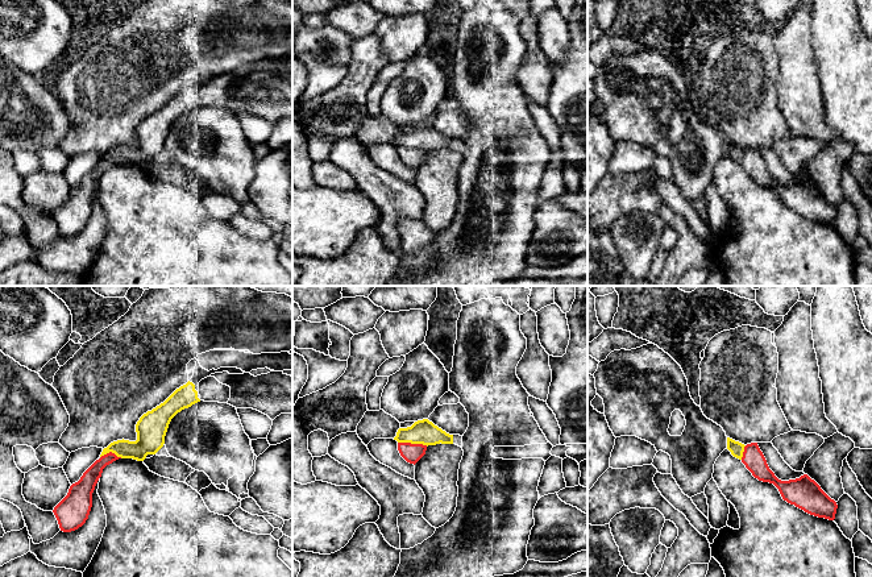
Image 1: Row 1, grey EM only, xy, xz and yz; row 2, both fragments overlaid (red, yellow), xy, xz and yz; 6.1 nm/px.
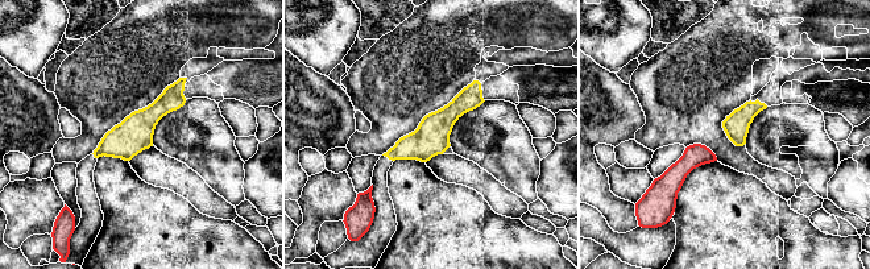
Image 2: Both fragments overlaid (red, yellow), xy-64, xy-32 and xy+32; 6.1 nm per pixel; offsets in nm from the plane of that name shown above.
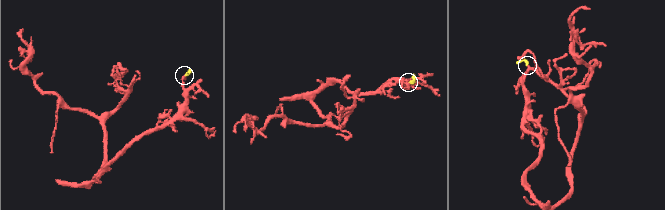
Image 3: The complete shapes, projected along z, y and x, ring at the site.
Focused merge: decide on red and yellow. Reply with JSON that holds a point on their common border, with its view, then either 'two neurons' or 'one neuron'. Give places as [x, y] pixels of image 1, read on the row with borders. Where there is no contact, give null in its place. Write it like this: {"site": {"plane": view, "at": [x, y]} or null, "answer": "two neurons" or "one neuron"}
{"site": {"plane": "xz", "at": [412, 444]}, "answer": "two neurons"}

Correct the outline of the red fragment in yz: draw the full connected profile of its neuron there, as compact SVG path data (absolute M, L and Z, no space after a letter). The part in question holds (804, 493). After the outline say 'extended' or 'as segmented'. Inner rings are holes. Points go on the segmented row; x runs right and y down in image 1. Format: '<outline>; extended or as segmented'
M751 443L744 447L742 462L755 478L773 483L778 489L782 499L788 503L794 505L810 515L829 520L835 519L836 502L814 480L807 474L789 481L778 480L769 469L757 443Z; as segmented

